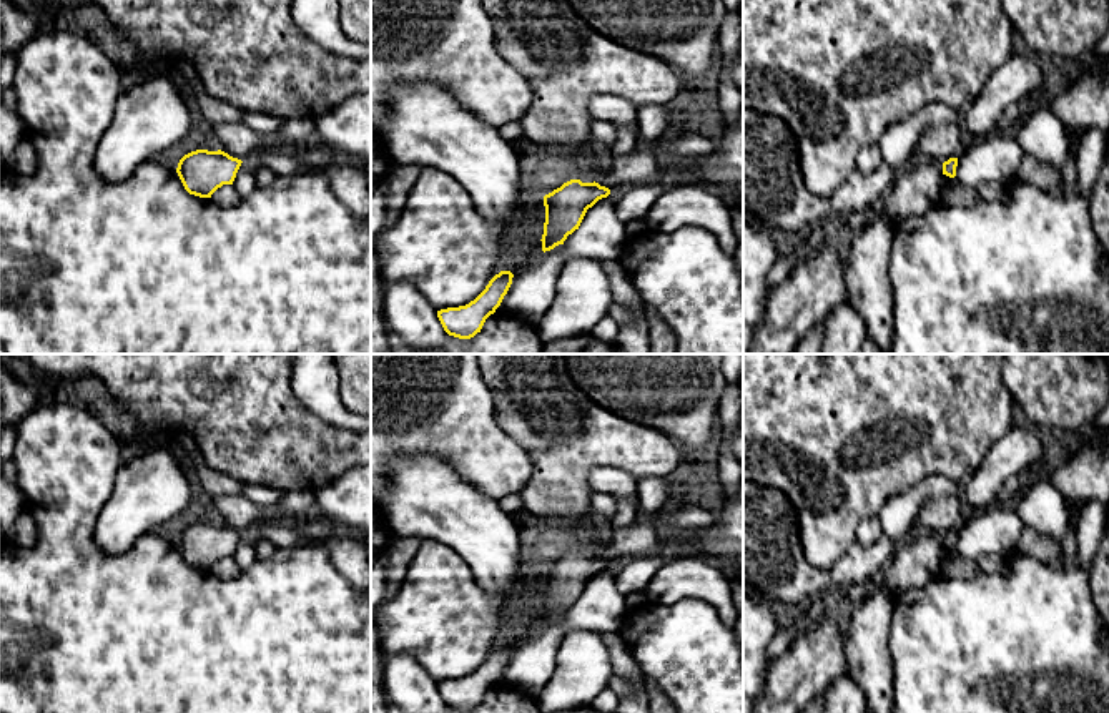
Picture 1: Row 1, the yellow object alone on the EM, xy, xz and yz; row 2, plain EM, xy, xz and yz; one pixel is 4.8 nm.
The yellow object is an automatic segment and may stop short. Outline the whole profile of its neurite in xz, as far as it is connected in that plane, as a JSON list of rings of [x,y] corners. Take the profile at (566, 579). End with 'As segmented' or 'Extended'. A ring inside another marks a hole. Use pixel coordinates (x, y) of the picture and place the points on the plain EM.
[[[570,552],[545,567],[545,595],[540,612],[542,623],[545,625],[564,617],[567,608],[579,602],[587,582],[609,567],[609,560],[600,558],[595,553],[582,555],[580,552]]]. As segmented

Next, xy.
[[[196,522],[180,532],[176,545],[190,567],[211,570],[223,557],[233,557],[241,535],[221,522]]]. As segmented

